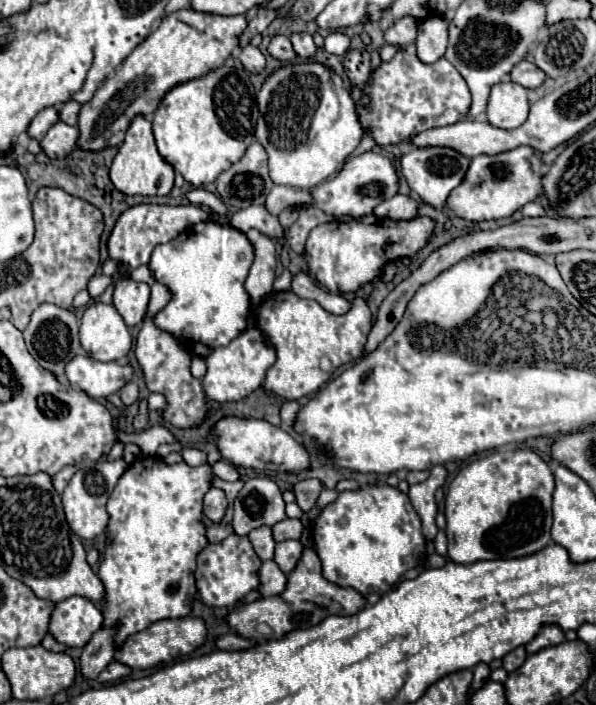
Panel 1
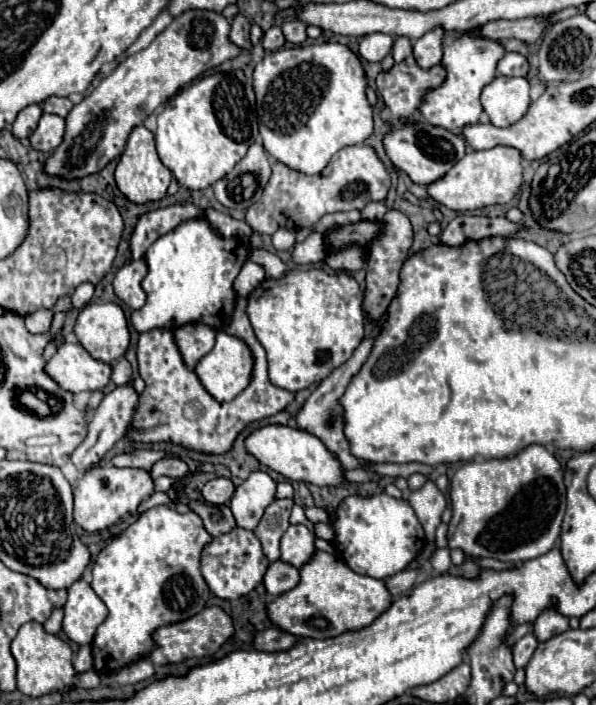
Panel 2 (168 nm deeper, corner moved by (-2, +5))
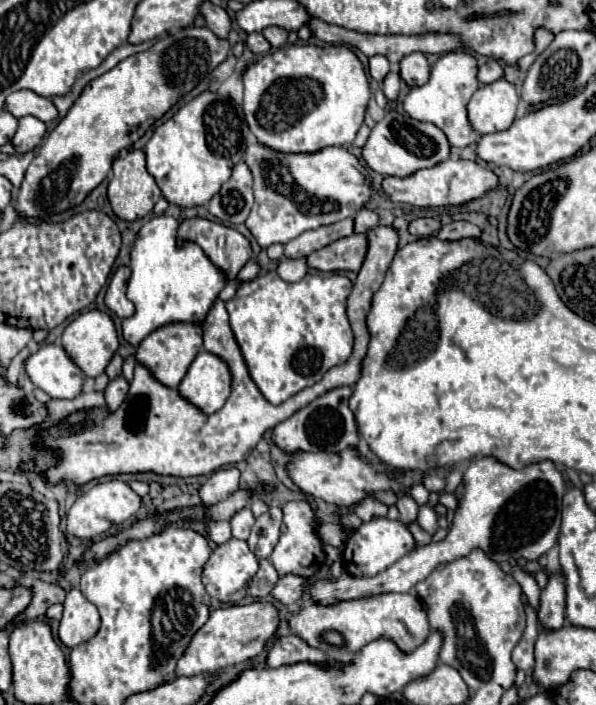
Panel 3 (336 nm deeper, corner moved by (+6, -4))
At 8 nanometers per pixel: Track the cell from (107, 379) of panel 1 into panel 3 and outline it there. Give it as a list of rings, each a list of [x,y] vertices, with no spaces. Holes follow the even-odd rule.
[[[47,342],[25,360],[25,372],[51,398],[75,398],[81,394],[85,378],[61,346]]]

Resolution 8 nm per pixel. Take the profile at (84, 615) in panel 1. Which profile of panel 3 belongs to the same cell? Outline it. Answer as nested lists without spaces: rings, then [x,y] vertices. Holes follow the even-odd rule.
[[[77,590],[67,592],[65,610],[59,626],[59,640],[67,648],[75,648],[87,640],[91,640],[101,626],[101,618],[97,608]]]

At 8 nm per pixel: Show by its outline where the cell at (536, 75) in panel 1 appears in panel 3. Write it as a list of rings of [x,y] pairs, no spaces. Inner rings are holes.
[[[487,60],[483,66],[479,66],[477,80],[479,80],[481,84],[495,82],[497,78],[503,78],[503,66],[501,66],[497,60]]]

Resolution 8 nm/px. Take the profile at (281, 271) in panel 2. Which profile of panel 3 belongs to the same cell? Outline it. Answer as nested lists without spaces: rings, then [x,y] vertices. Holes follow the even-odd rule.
[[[251,260],[251,262],[247,262],[247,264],[241,268],[241,272],[237,274],[237,278],[239,278],[241,282],[247,282],[247,280],[253,280],[253,278],[257,276],[257,272],[259,272],[259,266]]]

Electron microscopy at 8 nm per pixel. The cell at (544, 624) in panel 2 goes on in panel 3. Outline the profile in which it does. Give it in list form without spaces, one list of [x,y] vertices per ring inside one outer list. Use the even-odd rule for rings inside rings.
[[[551,574],[547,586],[541,592],[541,608],[539,608],[539,624],[547,630],[557,630],[563,626],[565,616],[565,576]]]

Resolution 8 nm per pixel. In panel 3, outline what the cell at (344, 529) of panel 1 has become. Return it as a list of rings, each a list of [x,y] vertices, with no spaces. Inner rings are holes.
[[[375,518],[371,522],[365,522],[361,528],[357,528],[349,536],[349,540],[345,544],[345,552],[343,552],[345,570],[353,576],[377,574],[377,572],[389,568],[391,564],[395,564],[405,554],[409,554],[413,548],[415,548],[415,540],[413,540],[411,532],[399,520]]]

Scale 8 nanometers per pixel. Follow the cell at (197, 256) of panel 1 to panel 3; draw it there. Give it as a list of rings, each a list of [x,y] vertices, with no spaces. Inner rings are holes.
[[[155,216],[137,232],[133,242],[127,298],[135,304],[135,314],[123,320],[123,338],[133,346],[139,346],[149,332],[171,322],[201,324],[227,284],[225,274],[213,266],[197,244],[187,242],[183,248],[177,248],[177,228],[179,222],[175,218]]]

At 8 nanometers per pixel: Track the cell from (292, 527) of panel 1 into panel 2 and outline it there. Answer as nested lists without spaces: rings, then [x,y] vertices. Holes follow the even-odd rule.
[[[309,507],[309,509],[305,509],[305,517],[309,521],[313,521],[313,523],[317,523],[317,521],[323,521],[323,523],[331,521],[329,513],[325,509],[321,509],[321,507]]]

